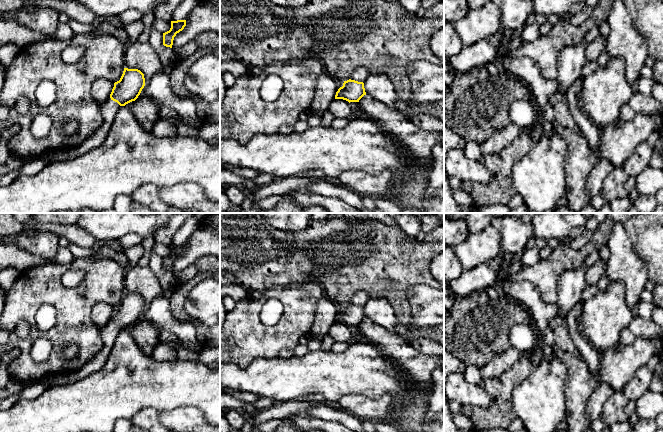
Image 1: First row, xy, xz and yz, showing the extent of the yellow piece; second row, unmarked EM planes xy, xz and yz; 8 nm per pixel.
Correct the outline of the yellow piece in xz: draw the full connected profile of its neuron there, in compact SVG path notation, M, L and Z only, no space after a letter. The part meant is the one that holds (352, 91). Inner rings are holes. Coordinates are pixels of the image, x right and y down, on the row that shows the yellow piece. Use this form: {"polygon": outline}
{"polygon": "M349 79L338 89L335 99L343 99L349 103L359 102L364 95L366 95L364 83Z"}

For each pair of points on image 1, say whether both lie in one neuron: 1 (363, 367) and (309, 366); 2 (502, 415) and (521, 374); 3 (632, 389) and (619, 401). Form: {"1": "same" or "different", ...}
{"1": "same", "2": "same", "3": "different"}

